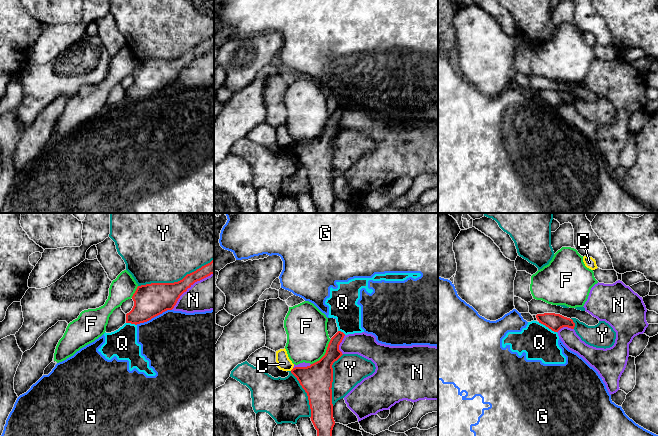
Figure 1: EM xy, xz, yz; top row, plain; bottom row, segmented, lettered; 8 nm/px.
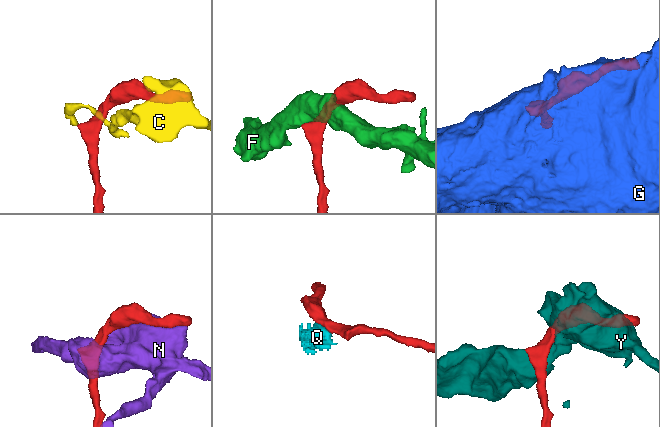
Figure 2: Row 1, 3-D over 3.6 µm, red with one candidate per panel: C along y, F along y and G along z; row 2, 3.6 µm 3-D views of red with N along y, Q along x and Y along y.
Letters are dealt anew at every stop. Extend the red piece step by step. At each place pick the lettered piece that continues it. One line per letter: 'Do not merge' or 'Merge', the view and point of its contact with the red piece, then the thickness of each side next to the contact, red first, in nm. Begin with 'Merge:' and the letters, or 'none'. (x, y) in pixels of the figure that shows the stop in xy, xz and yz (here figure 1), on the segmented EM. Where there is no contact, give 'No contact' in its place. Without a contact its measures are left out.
Merge: none
C: Do not merge. Touches red at xz (292, 369). Thickness 260 nm (red) against 110 nm
F: Do not merge. Touches red at xz (325, 353). Thickness 260 nm (red) against 340 nm
G: Do not merge. Touches red at xy (153, 317). Thickness 260 nm (red) against 480 nm
N: Do not merge. Touches red at xy (190, 286). Thickness 220 nm (red) against 280 nm
Q: Do not merge. Touches red at yz (547, 326). Thickness 140 nm (red) against 280 nm
Y: Do not merge. Touches red at xy (175, 282). Thickness 260 nm (red) against 480 nm

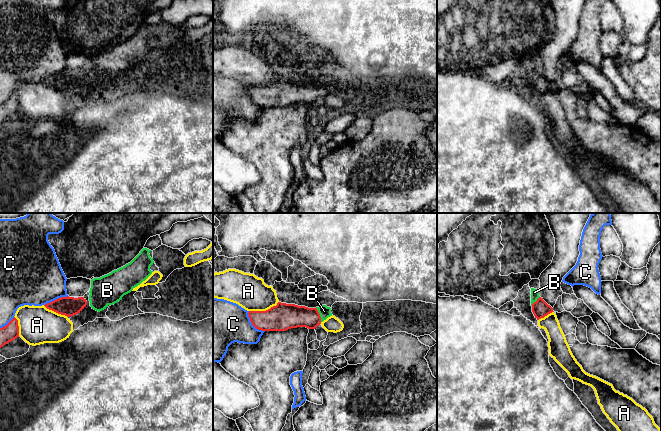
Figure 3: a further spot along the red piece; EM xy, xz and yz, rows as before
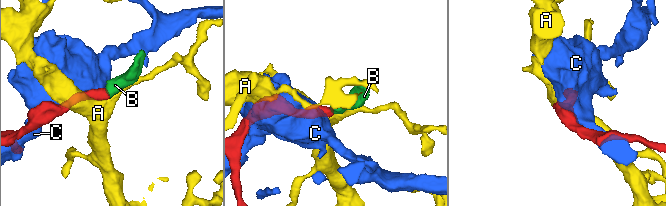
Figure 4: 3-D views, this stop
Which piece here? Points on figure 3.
Merge: B
A: Do not merge. Touches red at xz (264, 311). Thickness 220 nm (red) against 280 nm
B: Merge. Touches red at xz (319, 314). Thickness 200 nm (red) against 90 nm
C: Do not merge. Touches red at xz (252, 324). Thickness 220 nm (red) against 360 nm

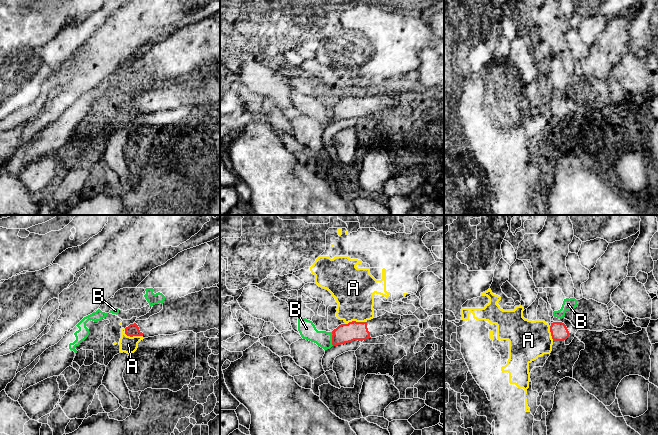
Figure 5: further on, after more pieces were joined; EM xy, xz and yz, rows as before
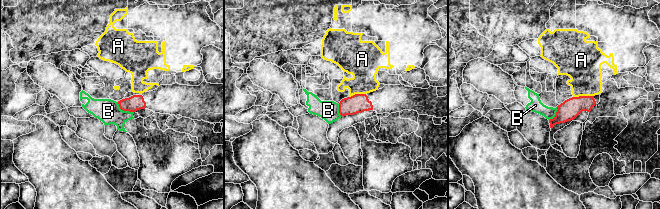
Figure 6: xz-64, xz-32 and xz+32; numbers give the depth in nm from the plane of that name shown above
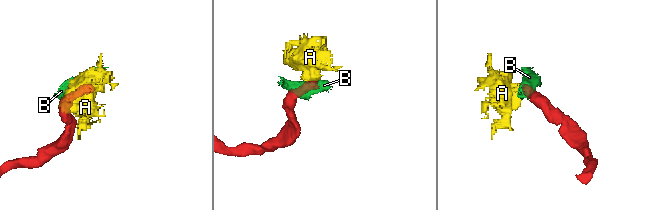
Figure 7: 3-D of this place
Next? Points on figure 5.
Merge: none
A: Do not merge. Touches red at xz (354, 321). Thickness 160 nm (red) against 320 nm
B: Do not merge. Touches red at xz (332, 339). Thickness 160 nm (red) against 140 nm

